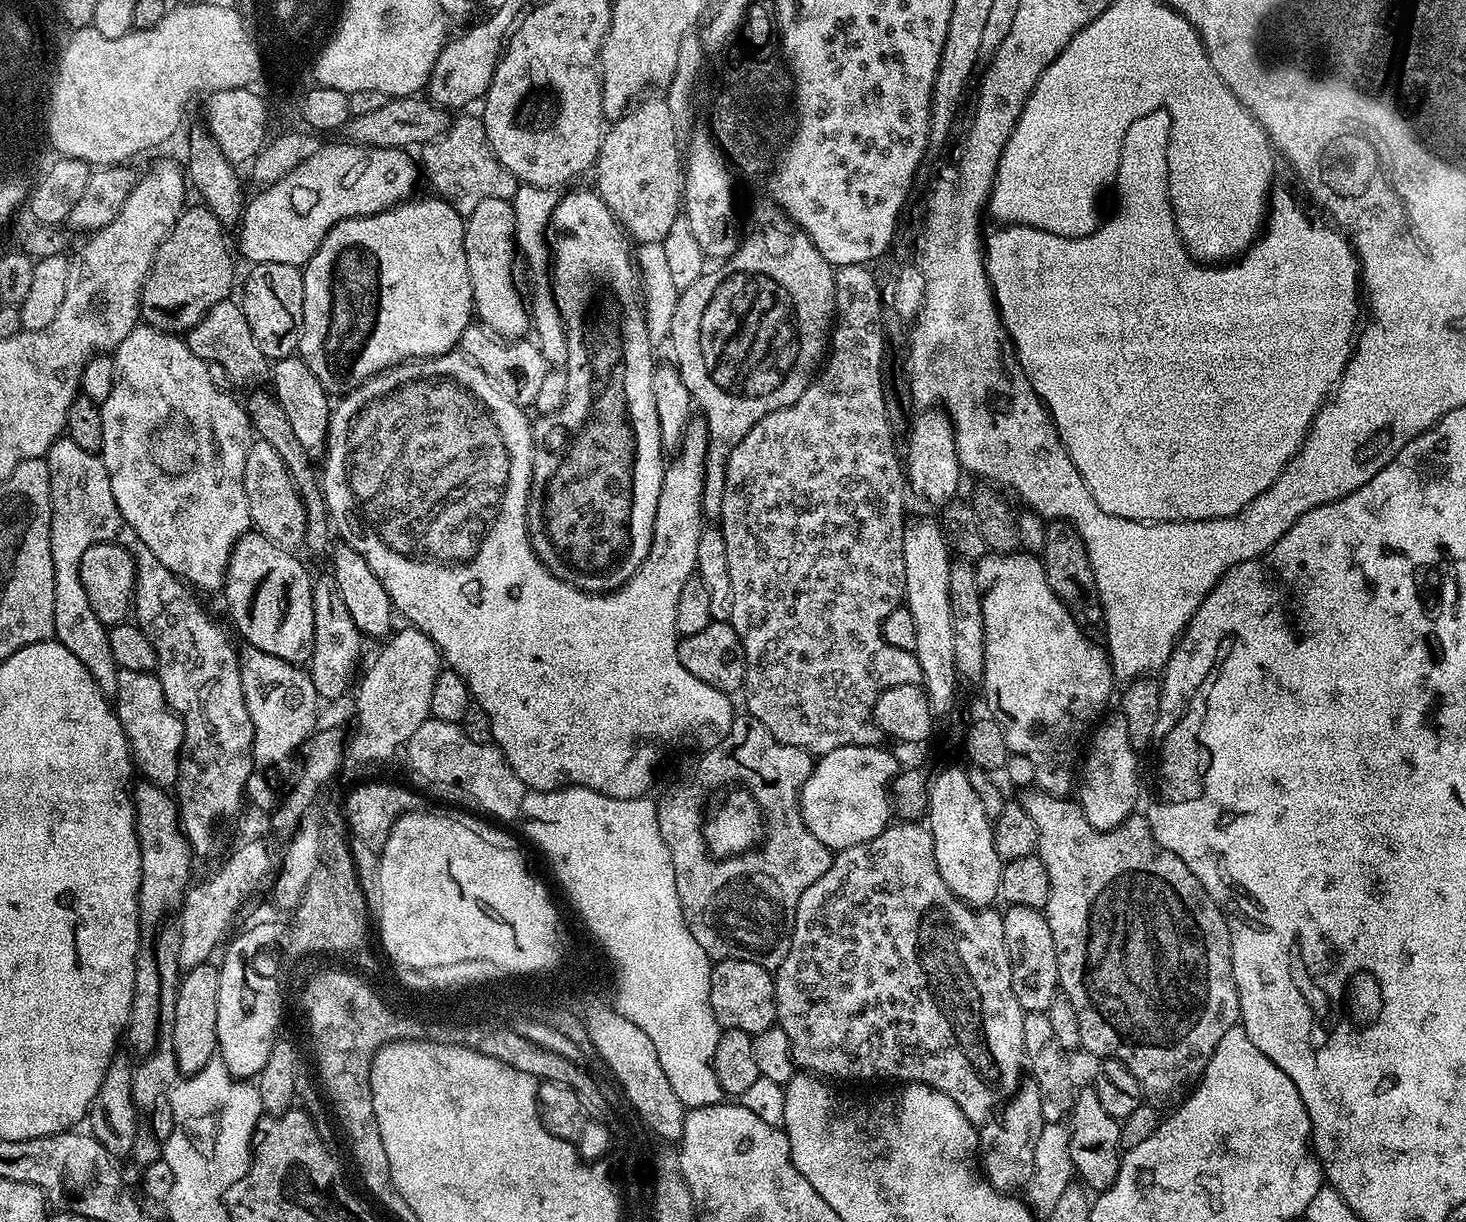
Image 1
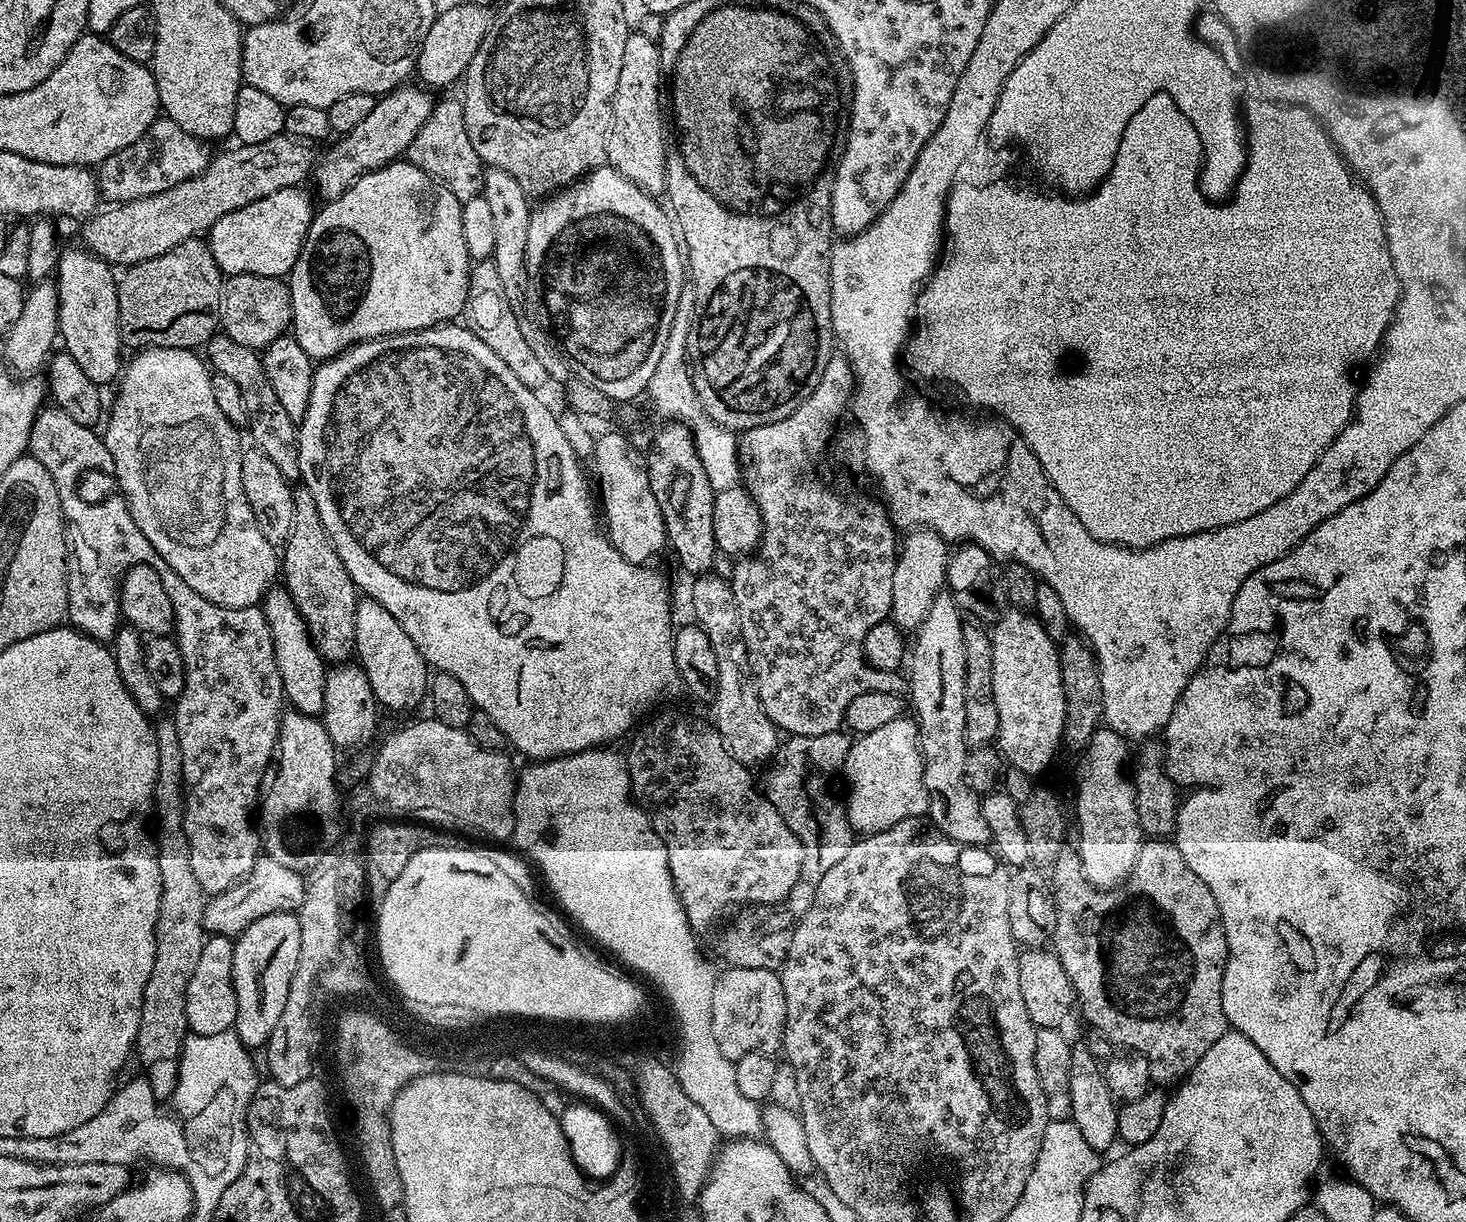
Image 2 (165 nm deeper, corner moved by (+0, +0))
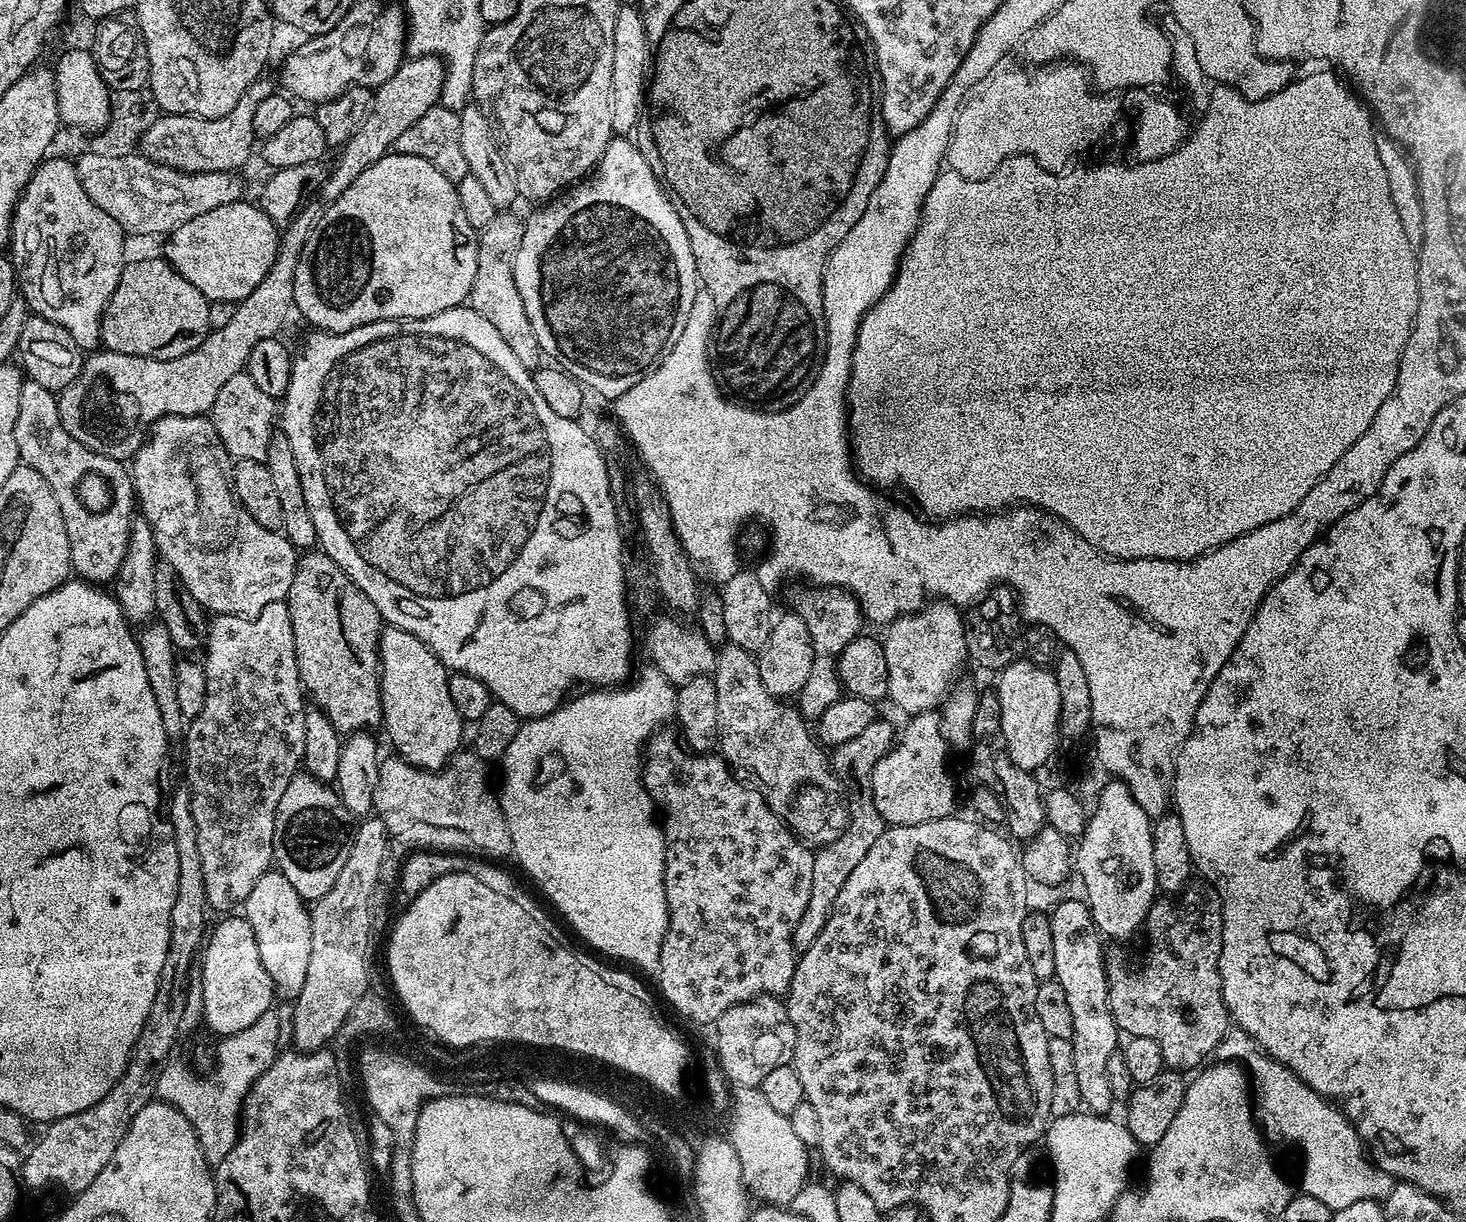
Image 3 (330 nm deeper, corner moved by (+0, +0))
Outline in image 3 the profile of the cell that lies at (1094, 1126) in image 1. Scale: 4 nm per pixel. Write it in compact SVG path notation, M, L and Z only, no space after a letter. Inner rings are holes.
M1083 899L1062 901L1050 912L1048 925L1050 934L1054 934L1054 979L1066 994L1070 1019L1074 1021L1071 1041L1080 1103L1093 1114L1108 1114L1114 1098L1106 1078L1106 1058L1118 1050L1118 1029L1108 1008L1108 969L1106 955L1100 946L1102 937L1096 931L1092 912Z

